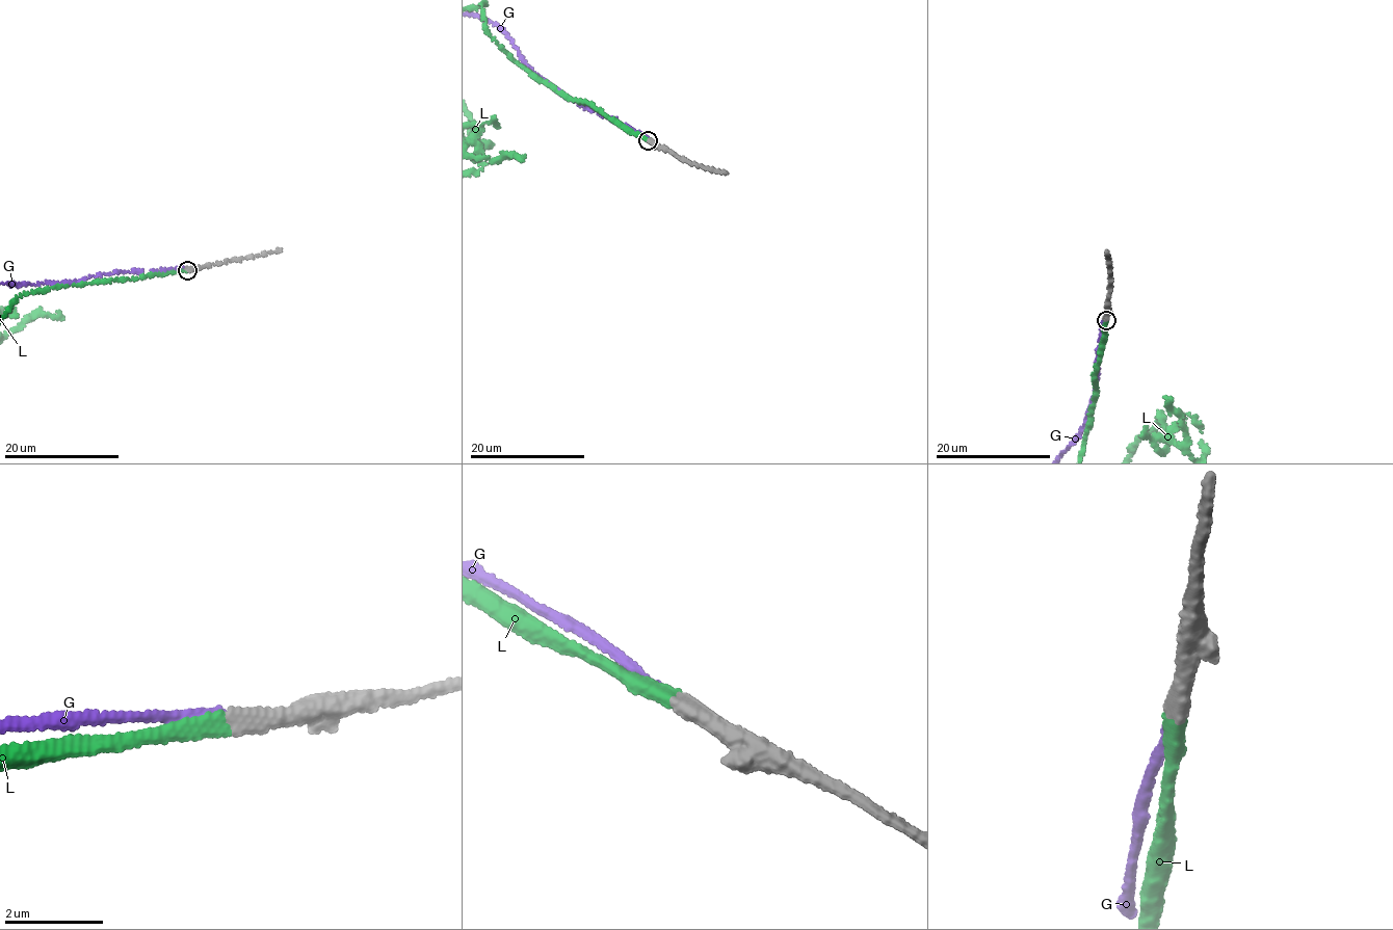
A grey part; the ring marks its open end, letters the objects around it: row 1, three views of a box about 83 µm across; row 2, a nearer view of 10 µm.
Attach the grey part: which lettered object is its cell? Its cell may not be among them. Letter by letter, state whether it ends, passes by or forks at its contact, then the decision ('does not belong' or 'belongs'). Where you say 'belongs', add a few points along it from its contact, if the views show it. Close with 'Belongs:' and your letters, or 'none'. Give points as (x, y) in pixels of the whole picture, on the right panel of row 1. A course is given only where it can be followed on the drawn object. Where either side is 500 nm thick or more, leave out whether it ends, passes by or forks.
G: it ends | does not belong
L: it ends | belongs
Belongs: L

